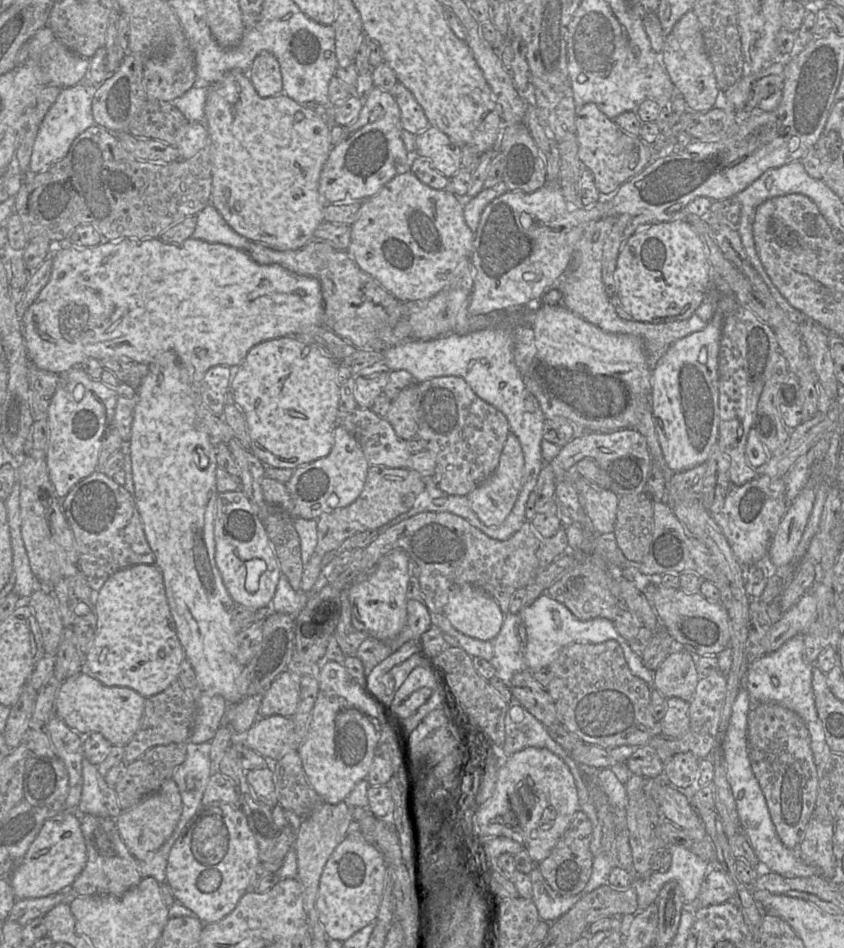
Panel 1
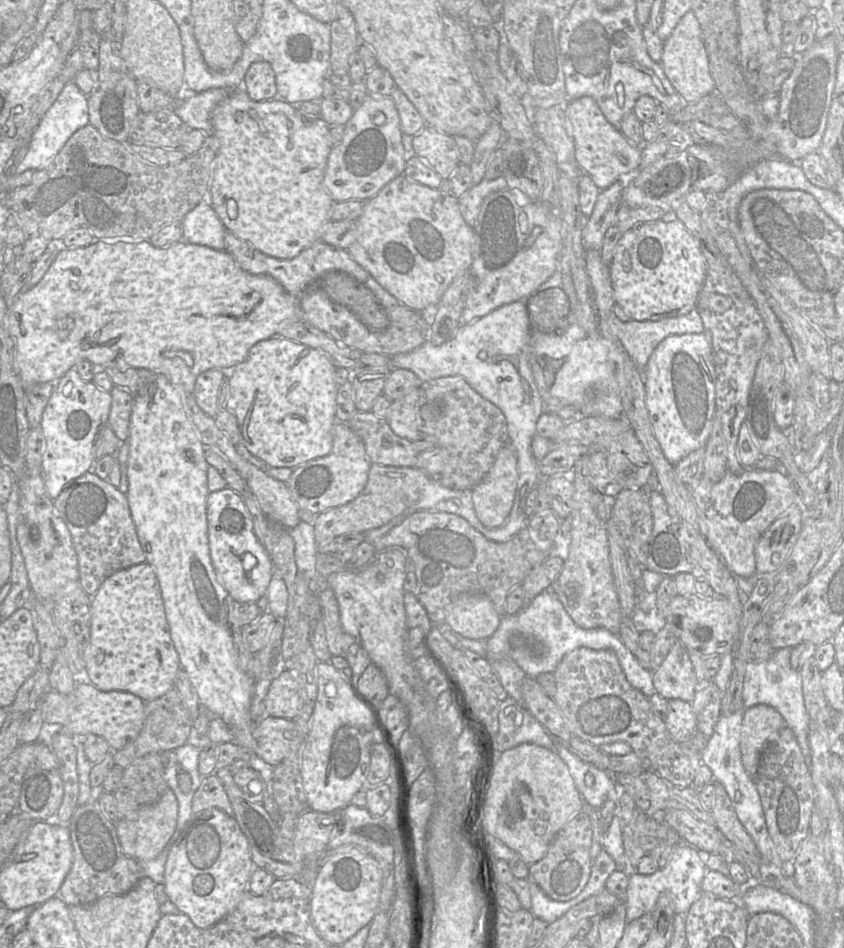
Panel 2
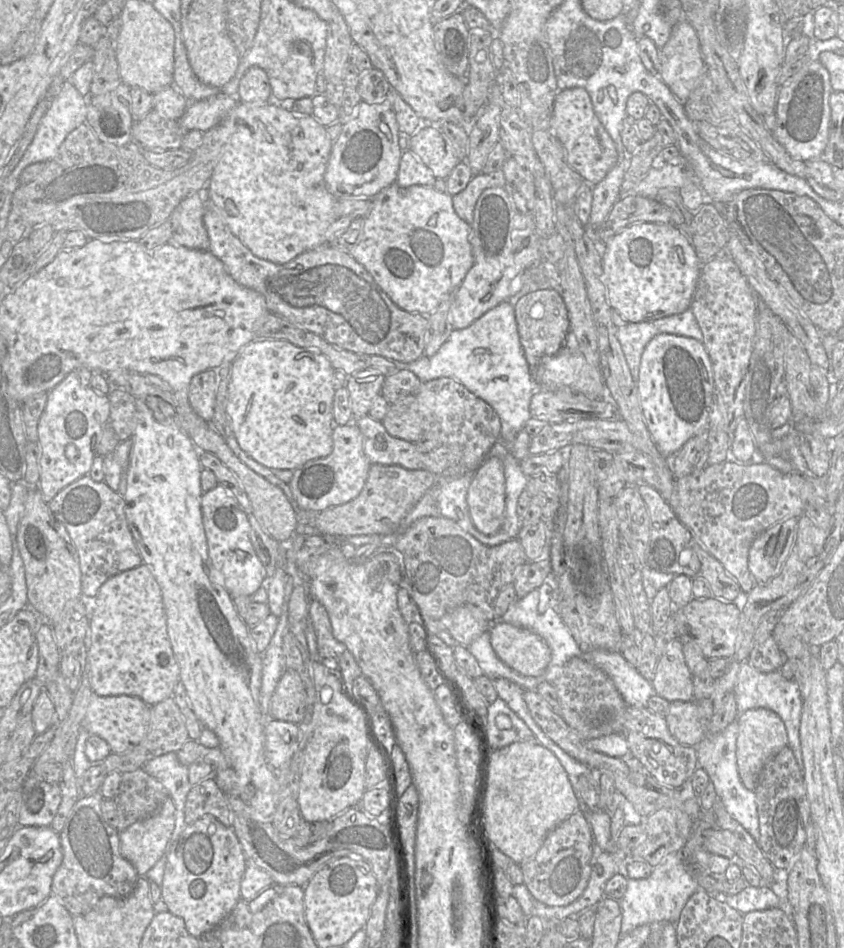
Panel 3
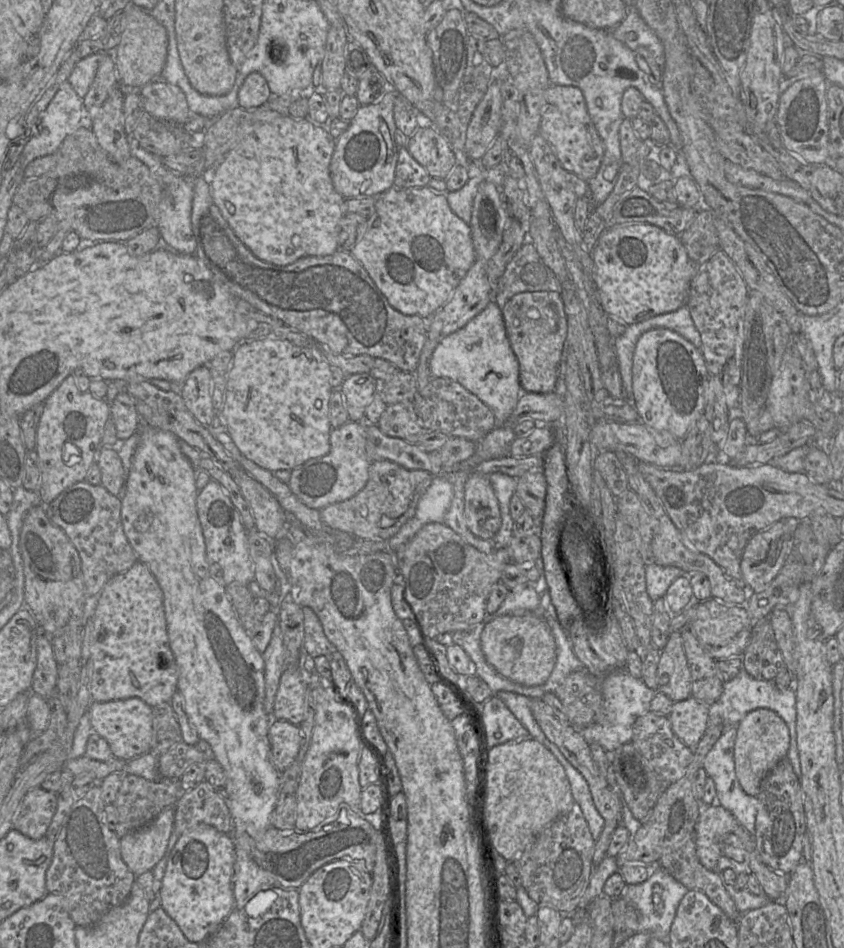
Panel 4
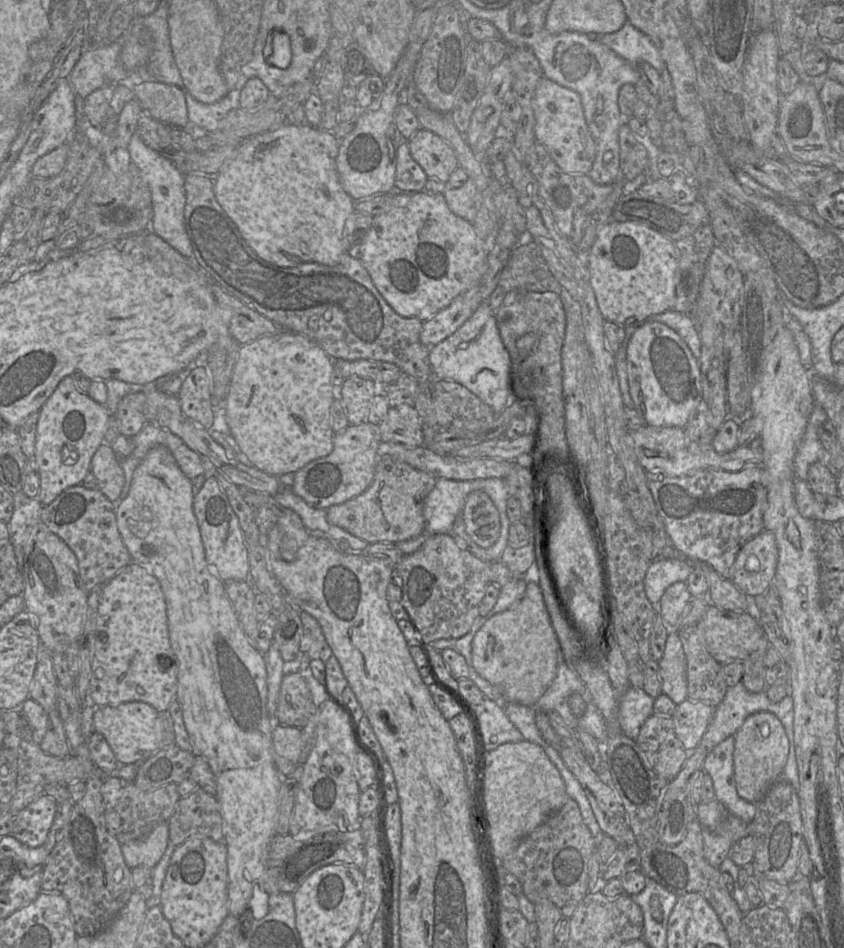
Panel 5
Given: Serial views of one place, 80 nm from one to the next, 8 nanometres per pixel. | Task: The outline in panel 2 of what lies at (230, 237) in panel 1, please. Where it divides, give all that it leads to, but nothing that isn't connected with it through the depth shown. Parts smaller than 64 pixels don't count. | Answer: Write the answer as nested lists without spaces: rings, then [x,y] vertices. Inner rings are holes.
[[[209,196],[185,215],[182,220],[182,240],[215,250],[224,250],[227,229],[214,211]]]

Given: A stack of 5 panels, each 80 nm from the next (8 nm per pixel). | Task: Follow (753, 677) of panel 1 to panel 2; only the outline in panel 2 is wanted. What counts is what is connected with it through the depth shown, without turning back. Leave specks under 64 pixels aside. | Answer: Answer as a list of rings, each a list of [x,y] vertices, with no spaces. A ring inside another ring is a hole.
[[[785,647],[776,650],[767,661],[747,662],[742,692],[743,706],[746,709],[765,704],[775,708],[783,717],[785,725],[793,731],[805,762],[811,770],[811,753],[808,743],[810,717],[804,703],[801,674],[790,664],[791,652],[792,648]]]

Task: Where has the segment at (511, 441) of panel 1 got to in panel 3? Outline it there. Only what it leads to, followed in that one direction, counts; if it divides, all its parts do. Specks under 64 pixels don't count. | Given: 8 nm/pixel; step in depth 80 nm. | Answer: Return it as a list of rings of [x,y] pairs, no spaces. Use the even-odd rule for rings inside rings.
[[[487,456],[474,472],[467,492],[473,525],[485,535],[493,535],[505,517],[505,474],[500,456]]]

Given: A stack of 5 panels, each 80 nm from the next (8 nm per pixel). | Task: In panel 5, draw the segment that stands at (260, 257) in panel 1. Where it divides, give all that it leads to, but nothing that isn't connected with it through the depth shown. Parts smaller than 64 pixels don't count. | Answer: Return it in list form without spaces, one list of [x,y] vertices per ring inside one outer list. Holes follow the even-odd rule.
[[[197,174],[184,175],[184,178],[185,229],[192,244],[193,257],[213,282],[248,307],[270,319],[282,331],[301,334],[318,344],[332,360],[367,359],[390,362],[418,383],[435,380],[429,362],[430,348],[420,341],[424,322],[416,317],[402,317],[397,314],[377,290],[368,271],[355,253],[346,253],[341,262],[335,266],[306,262],[295,267],[281,268],[268,263],[259,258],[245,243],[235,224],[218,204],[213,181]]]

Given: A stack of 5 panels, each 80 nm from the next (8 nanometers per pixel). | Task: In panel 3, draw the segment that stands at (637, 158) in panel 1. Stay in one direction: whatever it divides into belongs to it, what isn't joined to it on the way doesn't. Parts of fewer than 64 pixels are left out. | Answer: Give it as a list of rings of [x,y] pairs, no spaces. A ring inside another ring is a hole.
[[[583,88],[559,90],[555,96],[550,125],[565,149],[569,166],[590,185],[596,185],[614,167],[618,159],[615,144],[596,116],[591,98]]]

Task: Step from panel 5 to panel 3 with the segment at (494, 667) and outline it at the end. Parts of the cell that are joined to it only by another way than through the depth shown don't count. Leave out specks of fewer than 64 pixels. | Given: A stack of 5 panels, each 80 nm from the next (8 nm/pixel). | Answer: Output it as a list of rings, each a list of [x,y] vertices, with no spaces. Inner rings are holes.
[[[492,623],[492,627],[487,630],[490,634],[490,643],[497,657],[508,667],[517,671],[524,676],[537,677],[542,675],[549,666],[551,661],[551,649],[544,639],[538,634],[522,627],[516,627],[508,623]]]

